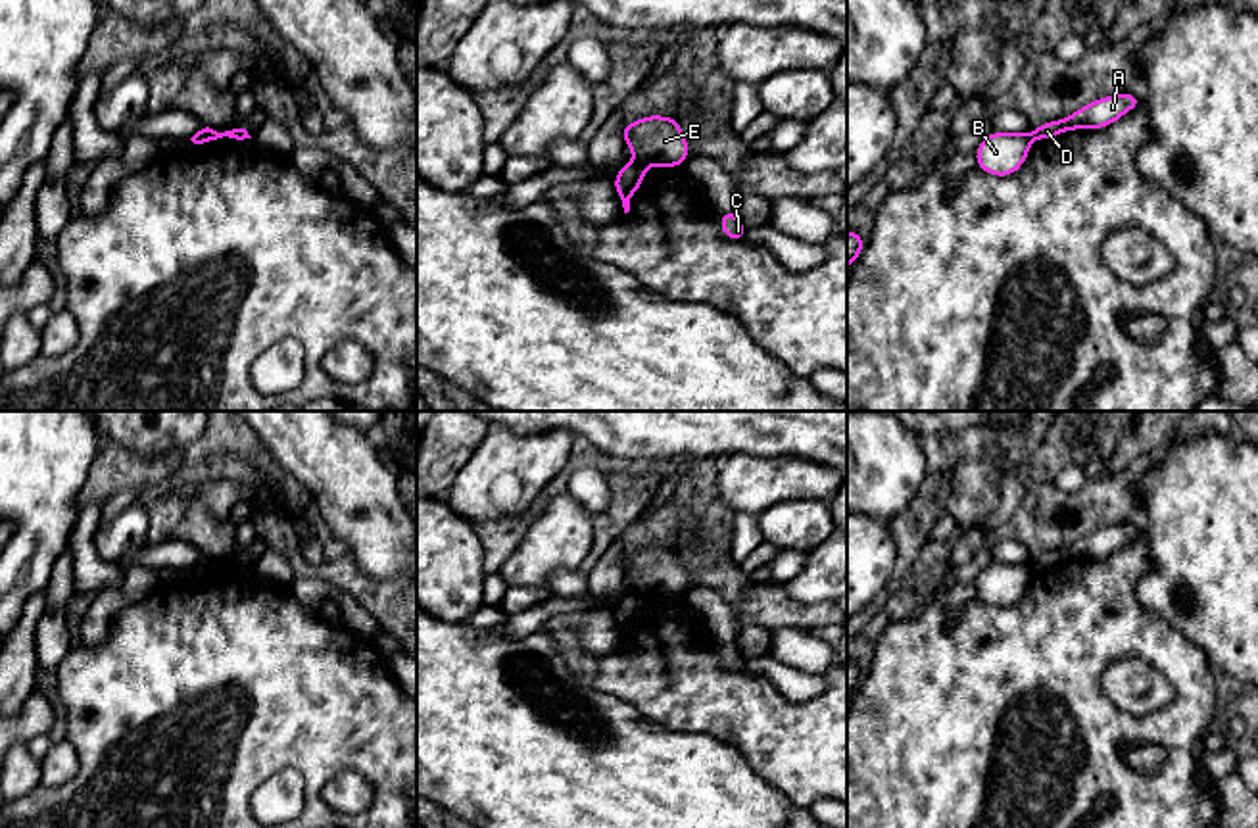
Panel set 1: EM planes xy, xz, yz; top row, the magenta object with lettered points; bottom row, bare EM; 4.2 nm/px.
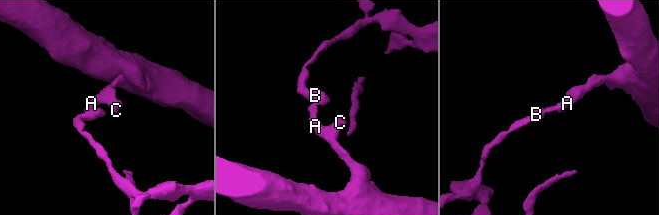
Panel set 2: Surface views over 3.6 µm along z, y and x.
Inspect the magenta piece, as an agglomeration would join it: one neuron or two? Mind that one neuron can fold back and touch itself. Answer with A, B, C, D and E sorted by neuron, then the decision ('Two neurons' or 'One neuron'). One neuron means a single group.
Groups: A C D / B E. Two neurons

